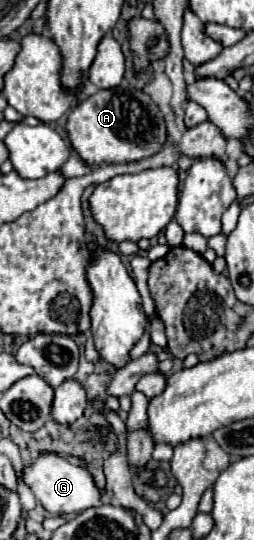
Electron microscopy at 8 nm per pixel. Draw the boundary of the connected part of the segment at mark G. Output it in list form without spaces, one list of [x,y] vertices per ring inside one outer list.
[[[40,454],[30,460],[28,466],[22,466],[22,480],[34,492],[36,500],[50,514],[76,514],[84,512],[92,506],[100,506],[100,492],[90,476],[90,472],[82,466],[70,464],[58,454]]]

